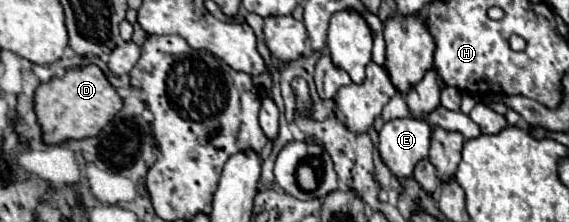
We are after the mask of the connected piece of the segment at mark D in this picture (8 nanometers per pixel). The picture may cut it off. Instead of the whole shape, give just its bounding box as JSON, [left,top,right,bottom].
[35,65,121,145]

